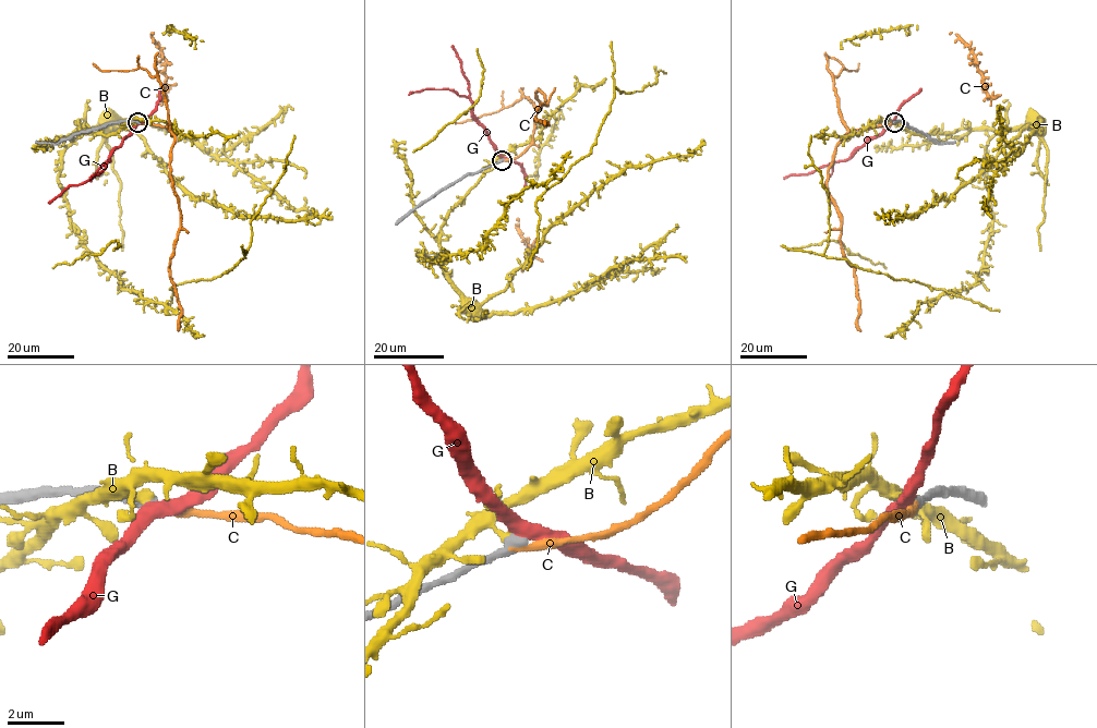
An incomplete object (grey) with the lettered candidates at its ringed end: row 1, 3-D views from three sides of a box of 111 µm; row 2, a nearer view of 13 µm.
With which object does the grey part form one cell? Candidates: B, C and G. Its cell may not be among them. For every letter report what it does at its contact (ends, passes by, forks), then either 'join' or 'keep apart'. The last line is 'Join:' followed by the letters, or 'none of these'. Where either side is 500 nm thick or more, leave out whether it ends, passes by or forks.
B: keep apart
C: join
G: it passes by; keep apart
Join: C

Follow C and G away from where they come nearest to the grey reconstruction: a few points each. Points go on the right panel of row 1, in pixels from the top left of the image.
C: (893, 122), (851, 130), (836, 147), (828, 171), (827, 192), (841, 218), (842, 255), (853, 267), (860, 330)
G: (893, 122), (848, 158), (833, 164), (826, 181), (831, 203)

